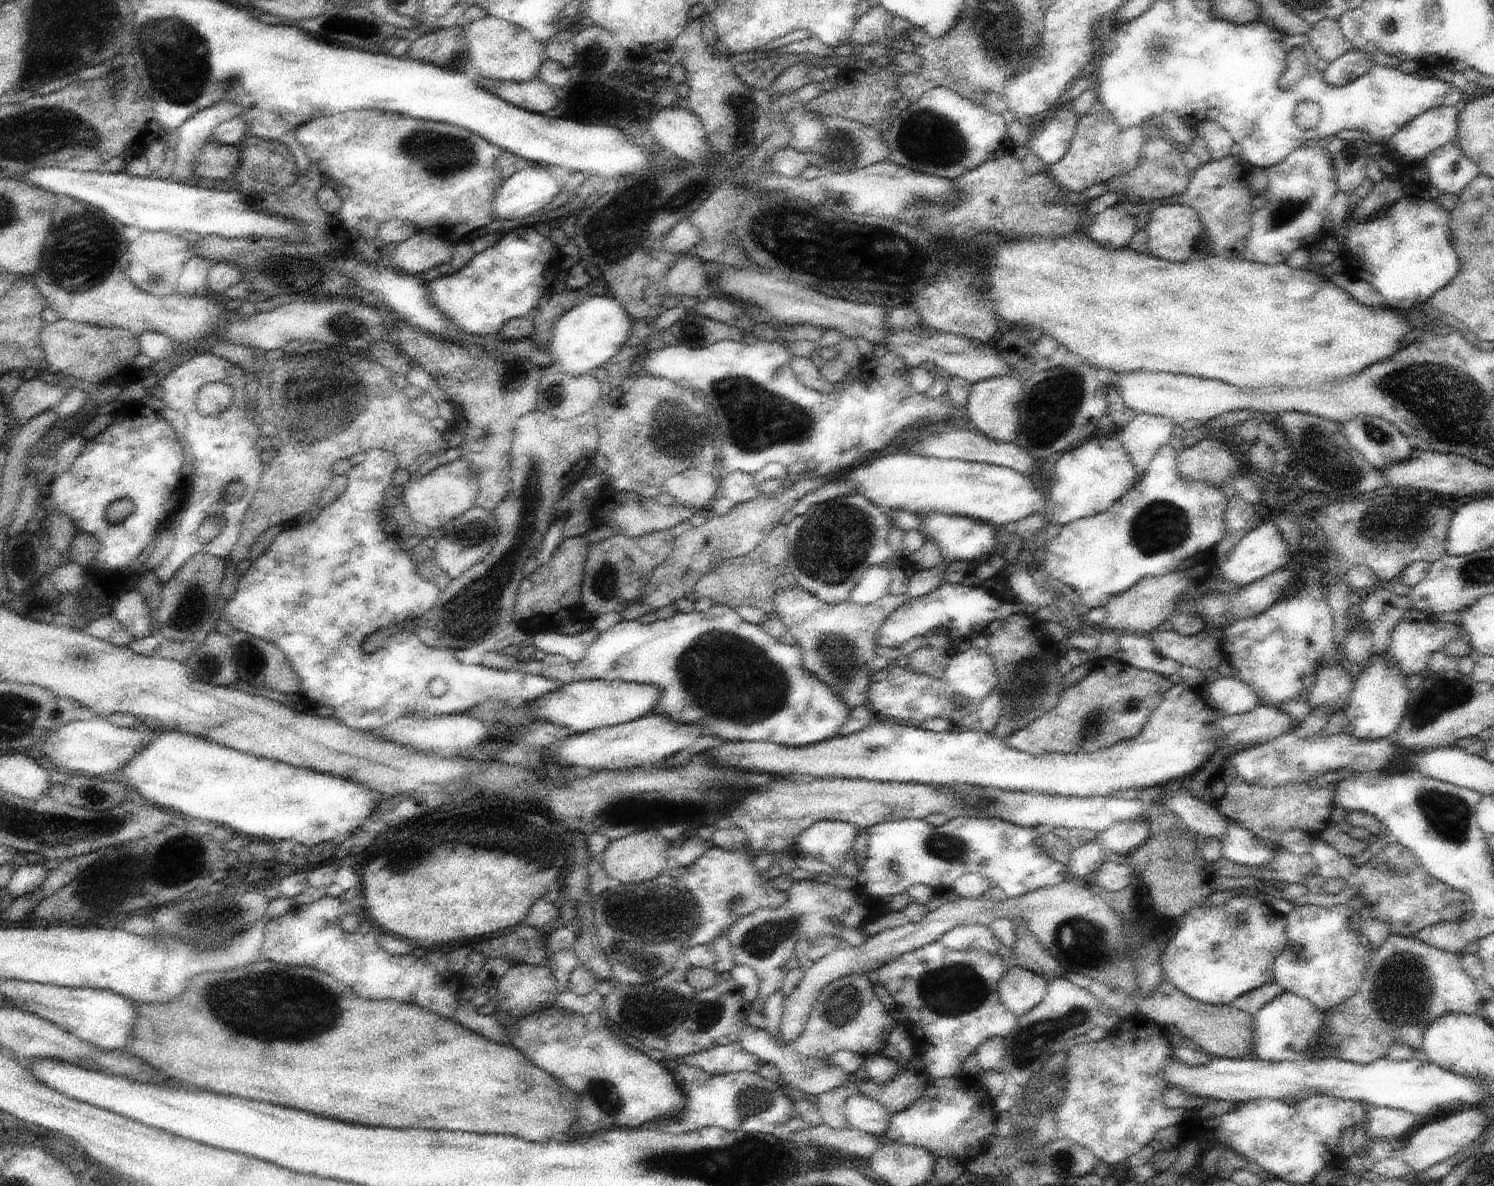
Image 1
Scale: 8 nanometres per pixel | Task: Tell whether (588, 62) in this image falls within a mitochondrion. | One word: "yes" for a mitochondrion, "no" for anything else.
no

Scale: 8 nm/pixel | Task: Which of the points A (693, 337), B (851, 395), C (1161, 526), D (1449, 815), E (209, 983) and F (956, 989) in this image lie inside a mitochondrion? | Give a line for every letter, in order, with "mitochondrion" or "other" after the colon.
A: other
B: other
C: mitochondrion
D: mitochondrion
E: mitochondrion
F: mitochondrion

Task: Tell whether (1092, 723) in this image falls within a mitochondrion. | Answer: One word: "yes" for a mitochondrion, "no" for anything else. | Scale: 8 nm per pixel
no

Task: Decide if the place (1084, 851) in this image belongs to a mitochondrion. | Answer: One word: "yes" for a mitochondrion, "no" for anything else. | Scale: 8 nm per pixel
no

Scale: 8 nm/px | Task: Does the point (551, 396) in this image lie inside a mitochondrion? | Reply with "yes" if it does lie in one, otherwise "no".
yes

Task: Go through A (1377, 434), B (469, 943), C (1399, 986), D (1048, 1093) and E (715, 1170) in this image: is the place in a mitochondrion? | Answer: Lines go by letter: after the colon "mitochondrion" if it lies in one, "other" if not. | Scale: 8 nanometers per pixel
A: mitochondrion
B: other
C: mitochondrion
D: mitochondrion
E: mitochondrion

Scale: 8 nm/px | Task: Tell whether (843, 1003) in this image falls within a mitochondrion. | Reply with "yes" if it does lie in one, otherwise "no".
yes

